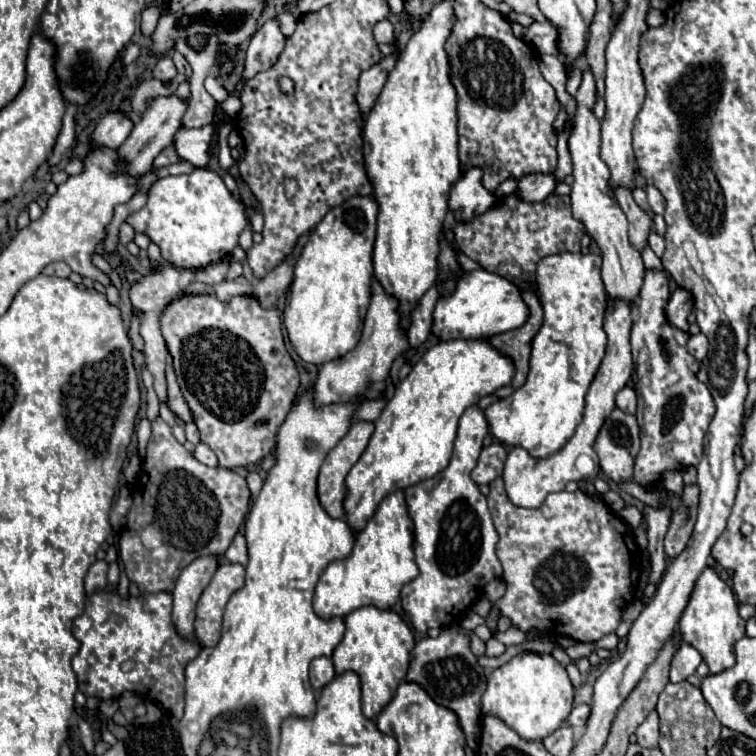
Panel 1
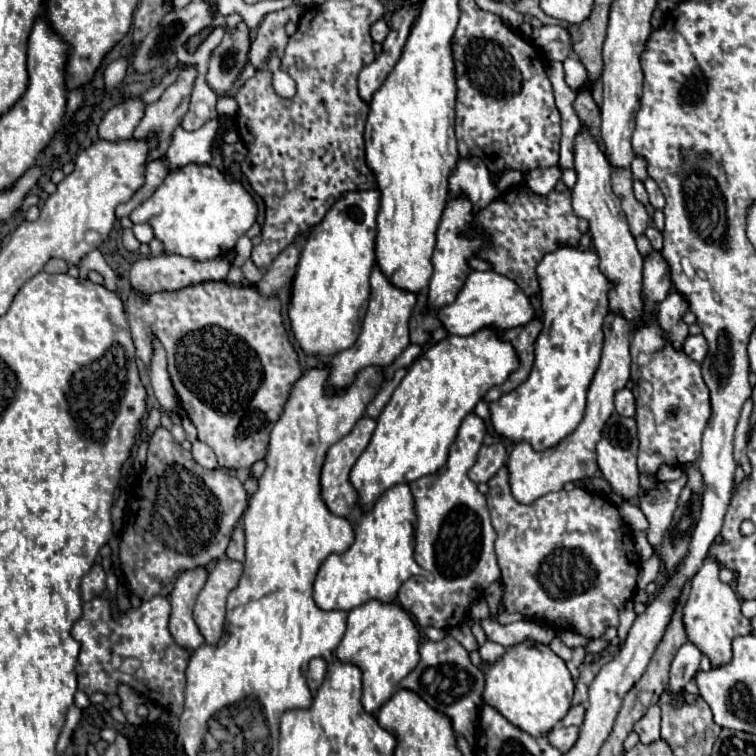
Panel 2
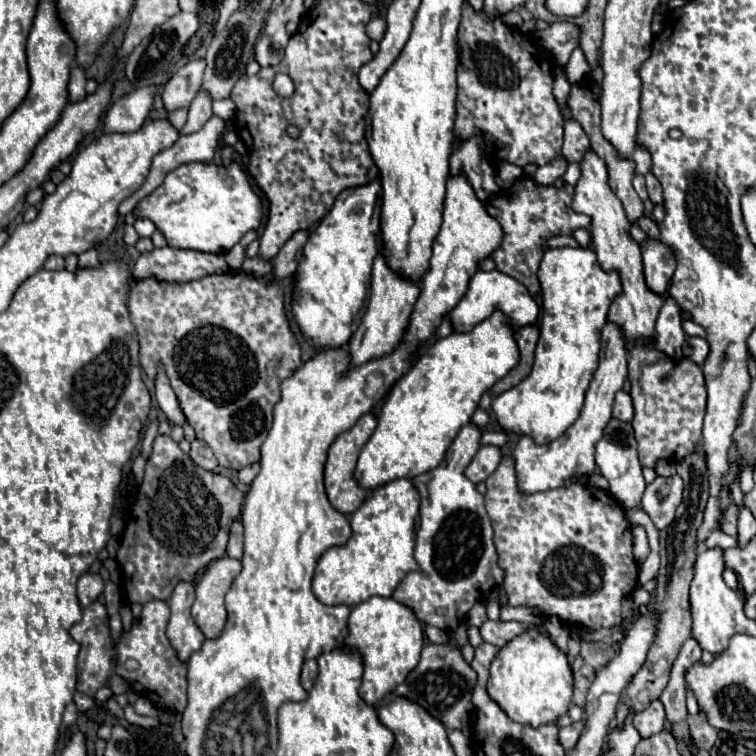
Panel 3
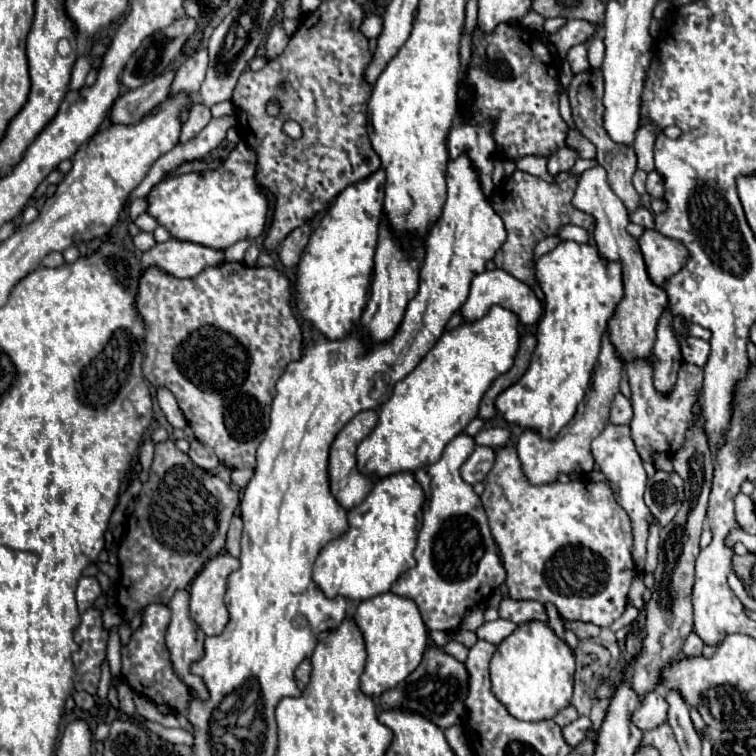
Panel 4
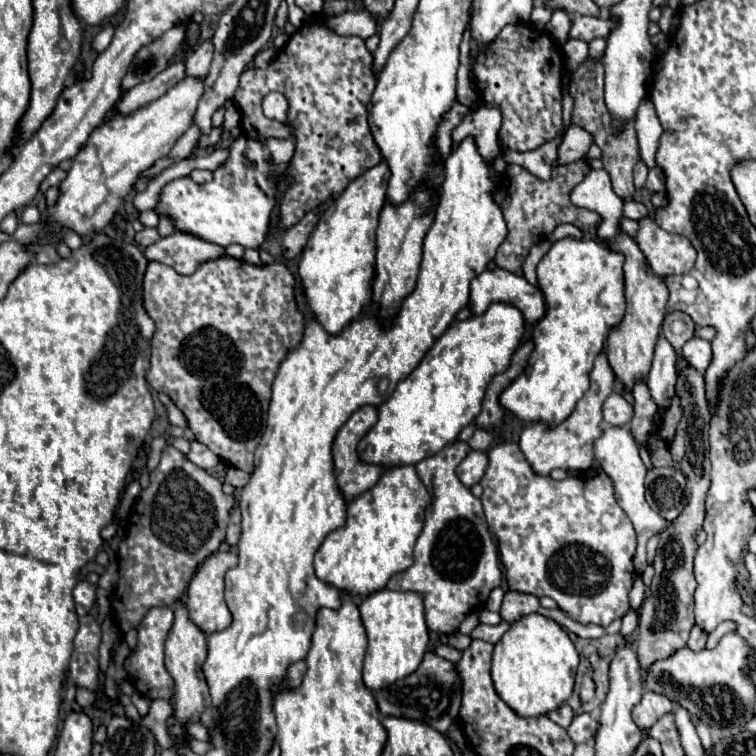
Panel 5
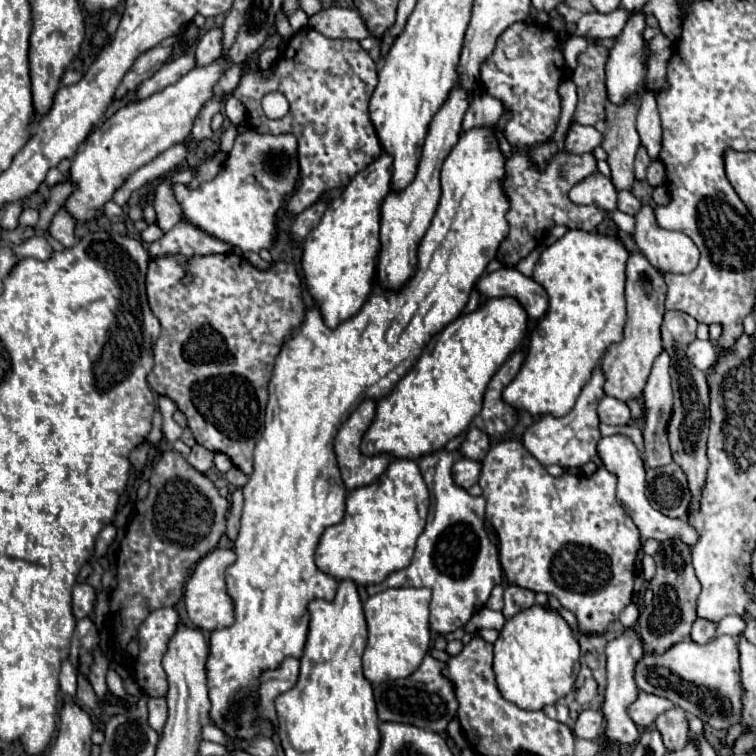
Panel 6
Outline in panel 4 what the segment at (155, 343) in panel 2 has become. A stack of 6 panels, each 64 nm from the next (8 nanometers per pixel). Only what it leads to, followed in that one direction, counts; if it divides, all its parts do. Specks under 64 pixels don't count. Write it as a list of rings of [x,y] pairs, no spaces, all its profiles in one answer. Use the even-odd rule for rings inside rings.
[[[158,388],[156,400],[158,400],[164,416],[168,418],[168,422],[170,422],[174,428],[184,428],[184,426],[186,426],[186,418],[184,418],[184,414],[182,414],[182,410],[178,408],[174,394],[172,394],[168,388]]]

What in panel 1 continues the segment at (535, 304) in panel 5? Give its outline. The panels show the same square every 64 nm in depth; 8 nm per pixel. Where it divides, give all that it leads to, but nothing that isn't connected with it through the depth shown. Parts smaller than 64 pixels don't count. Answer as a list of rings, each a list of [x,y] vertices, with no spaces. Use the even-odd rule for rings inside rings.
[[[472,270],[456,280],[456,288],[448,296],[440,296],[432,314],[432,334],[440,340],[480,340],[500,332],[520,328],[528,318],[528,306],[516,284],[486,270]]]

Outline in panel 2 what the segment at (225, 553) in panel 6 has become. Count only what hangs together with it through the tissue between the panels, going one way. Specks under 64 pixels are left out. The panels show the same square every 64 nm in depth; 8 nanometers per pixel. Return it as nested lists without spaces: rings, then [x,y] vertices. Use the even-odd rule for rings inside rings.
[[[218,560],[210,570],[210,576],[196,600],[194,620],[204,636],[206,644],[216,644],[224,634],[226,596],[236,588],[242,576],[242,564],[234,560]]]

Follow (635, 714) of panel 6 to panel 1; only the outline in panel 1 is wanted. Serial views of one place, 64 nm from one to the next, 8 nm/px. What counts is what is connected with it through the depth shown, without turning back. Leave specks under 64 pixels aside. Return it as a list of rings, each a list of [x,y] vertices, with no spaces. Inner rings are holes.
[[[656,710],[650,712],[648,718],[636,728],[636,736],[638,736],[638,744],[642,748],[656,748],[658,746],[660,732],[658,732],[658,714],[656,714]]]

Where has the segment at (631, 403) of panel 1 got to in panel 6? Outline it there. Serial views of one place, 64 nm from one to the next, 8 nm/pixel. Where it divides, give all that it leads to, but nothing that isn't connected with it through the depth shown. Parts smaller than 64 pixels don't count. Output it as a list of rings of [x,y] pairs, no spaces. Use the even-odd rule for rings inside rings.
[[[604,396],[598,404],[598,416],[600,416],[602,424],[626,426],[630,422],[630,408],[622,400],[616,400],[612,396]]]

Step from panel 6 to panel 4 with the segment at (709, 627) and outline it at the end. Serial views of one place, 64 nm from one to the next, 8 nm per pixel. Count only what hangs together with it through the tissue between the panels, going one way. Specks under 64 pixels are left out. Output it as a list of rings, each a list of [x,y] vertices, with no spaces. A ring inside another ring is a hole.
[[[692,632],[682,648],[682,656],[700,656],[702,654],[702,640],[696,636],[696,632]]]

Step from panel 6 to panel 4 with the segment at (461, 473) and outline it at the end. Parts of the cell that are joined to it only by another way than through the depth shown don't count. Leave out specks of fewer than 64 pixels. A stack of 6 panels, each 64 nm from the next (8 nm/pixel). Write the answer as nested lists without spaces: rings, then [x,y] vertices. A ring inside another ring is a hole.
[[[476,446],[474,454],[466,460],[466,464],[462,466],[462,478],[468,484],[476,484],[482,482],[486,478],[486,474],[492,470],[496,460],[496,452],[494,448],[488,446]]]

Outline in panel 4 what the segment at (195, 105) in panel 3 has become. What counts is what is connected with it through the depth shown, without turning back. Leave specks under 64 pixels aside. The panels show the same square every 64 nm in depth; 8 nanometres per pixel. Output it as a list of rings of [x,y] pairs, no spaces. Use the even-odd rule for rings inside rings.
[[[194,102],[192,108],[190,108],[190,116],[188,116],[188,120],[184,122],[184,126],[182,126],[180,142],[184,144],[184,142],[192,140],[192,138],[210,122],[210,118],[212,118],[212,116],[210,116],[208,106],[204,106],[204,104],[200,104],[200,102]]]

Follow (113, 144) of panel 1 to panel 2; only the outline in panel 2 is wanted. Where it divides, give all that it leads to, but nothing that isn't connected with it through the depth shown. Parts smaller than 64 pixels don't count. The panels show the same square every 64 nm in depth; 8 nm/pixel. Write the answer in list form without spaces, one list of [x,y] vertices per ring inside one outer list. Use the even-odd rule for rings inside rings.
[[[140,98],[124,100],[122,104],[108,110],[98,124],[98,136],[102,140],[128,140],[132,138],[134,128],[138,126],[140,118],[144,116],[144,102]]]

